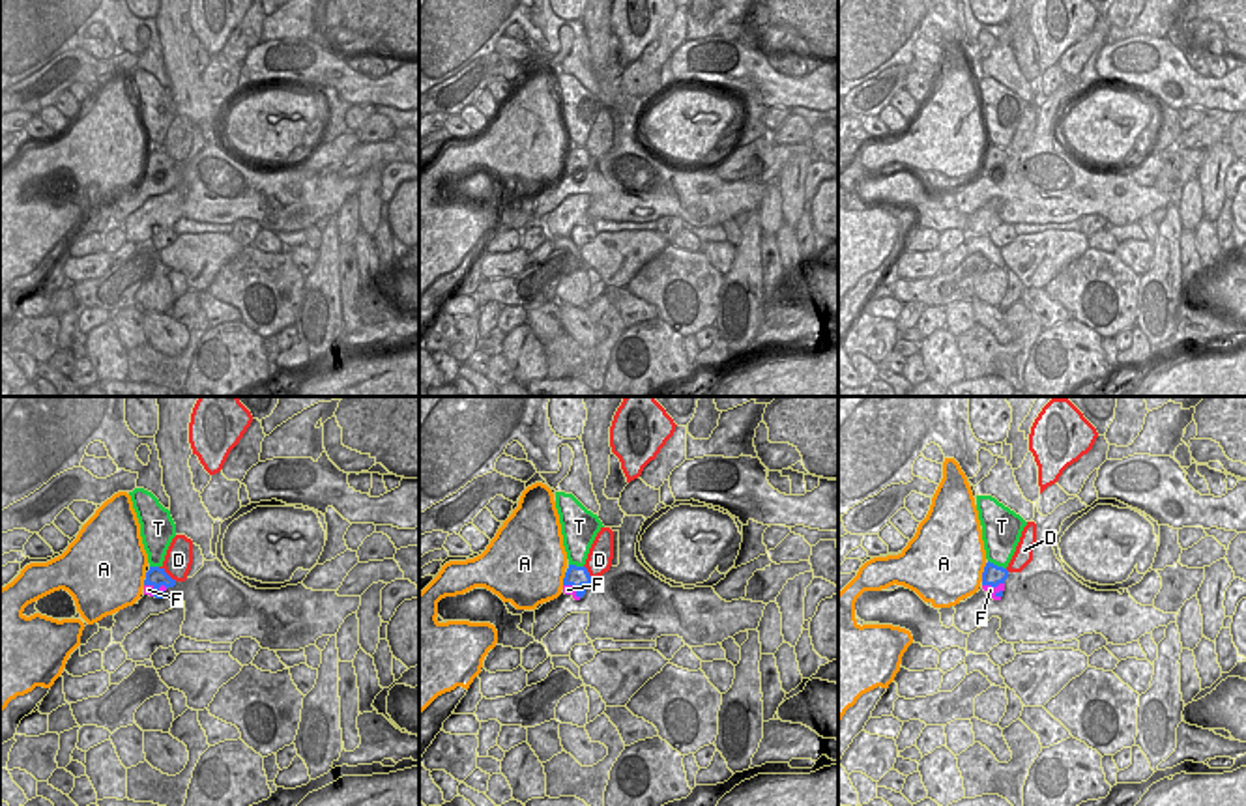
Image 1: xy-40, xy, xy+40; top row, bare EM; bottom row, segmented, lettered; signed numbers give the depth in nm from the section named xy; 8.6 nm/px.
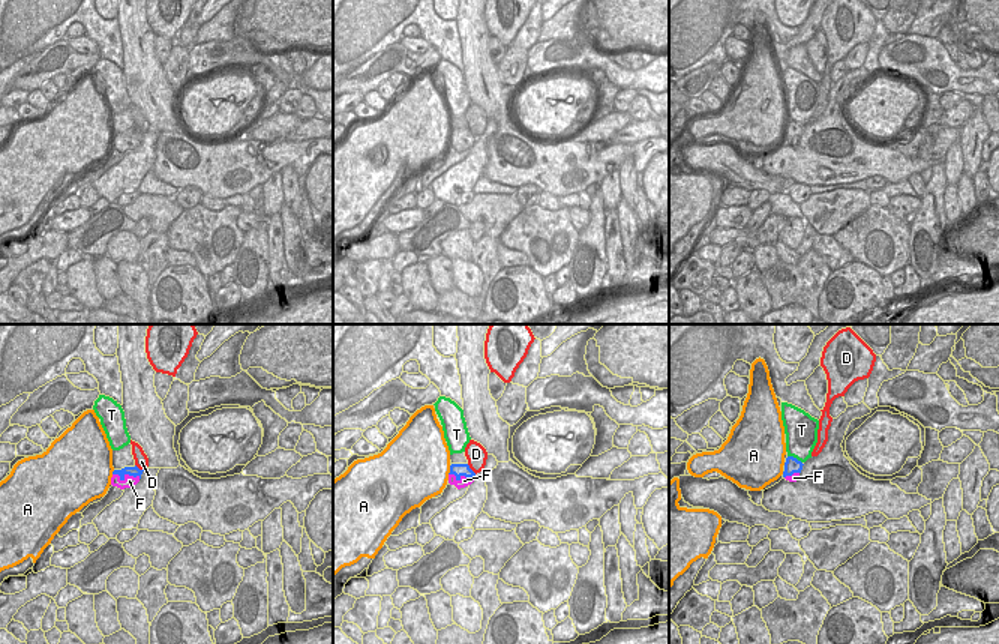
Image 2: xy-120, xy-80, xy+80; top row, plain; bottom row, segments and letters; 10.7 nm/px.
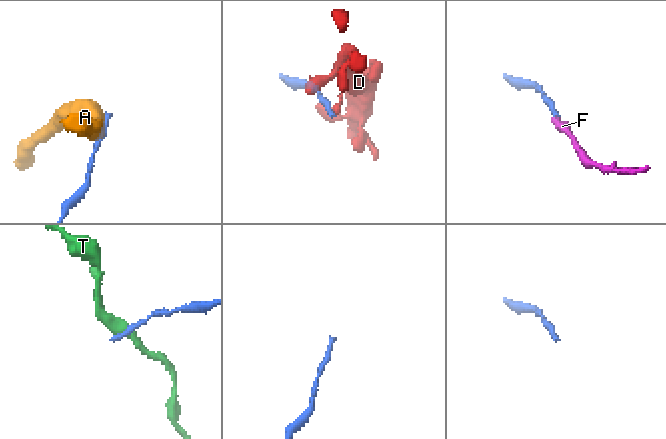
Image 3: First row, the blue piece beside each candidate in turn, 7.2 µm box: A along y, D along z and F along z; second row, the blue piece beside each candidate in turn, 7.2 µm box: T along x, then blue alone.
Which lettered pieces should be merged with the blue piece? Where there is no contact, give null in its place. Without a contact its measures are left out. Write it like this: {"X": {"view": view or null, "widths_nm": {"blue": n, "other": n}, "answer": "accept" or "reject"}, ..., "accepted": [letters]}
{"A": {"view": "xy+40", "widths_nm": {"blue": 170, "other": 500}, "answer": "reject"}, "D": {"view": "xy-40", "widths_nm": {"blue": 170, "other": 240}, "answer": "reject"}, "F": {"view": "xy-40", "widths_nm": {"blue": 170, "other": 100}, "answer": "accept"}, "T": {"view": "xy+40", "widths_nm": {"blue": 170, "other": 300}, "answer": "reject"}, "accepted": ["F"]}

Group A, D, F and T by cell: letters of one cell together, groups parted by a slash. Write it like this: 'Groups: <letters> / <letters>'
Groups: A / D / F / T

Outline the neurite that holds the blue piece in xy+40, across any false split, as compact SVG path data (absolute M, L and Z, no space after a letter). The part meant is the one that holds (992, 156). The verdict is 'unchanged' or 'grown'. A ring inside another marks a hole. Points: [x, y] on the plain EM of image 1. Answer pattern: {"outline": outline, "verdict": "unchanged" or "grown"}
{"outline": "M986 144L982 153L982 170L993 180L1001 181L1005 172L1005 161L1008 159L1008 151L1003 148L997 148L993 144Z", "verdict": "grown"}

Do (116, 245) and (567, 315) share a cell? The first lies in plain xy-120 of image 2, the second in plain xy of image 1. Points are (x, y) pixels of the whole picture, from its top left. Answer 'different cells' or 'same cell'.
different cells

